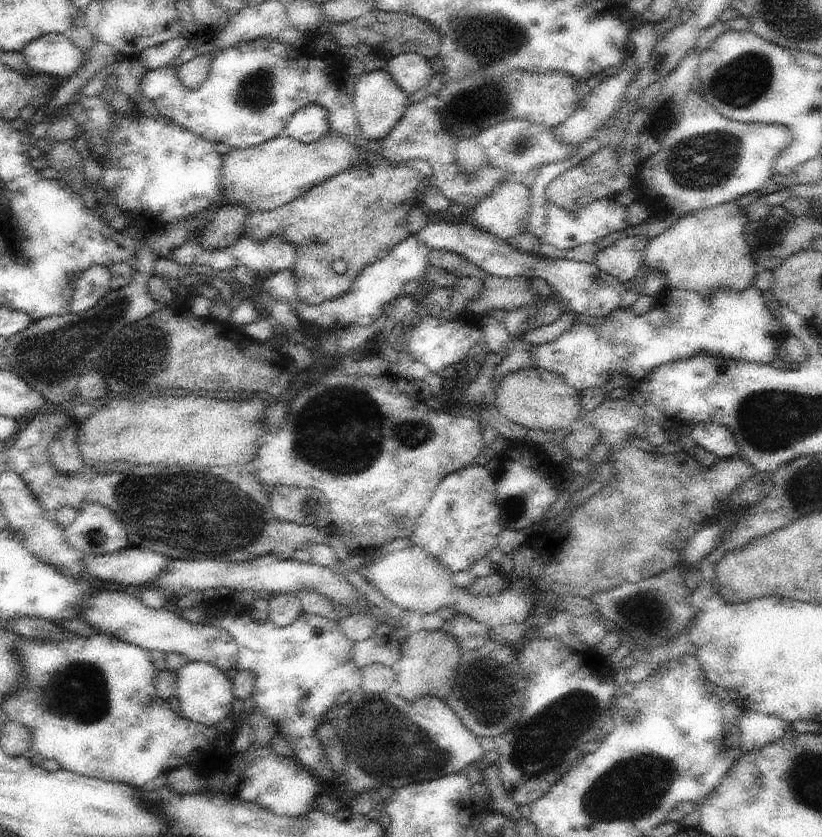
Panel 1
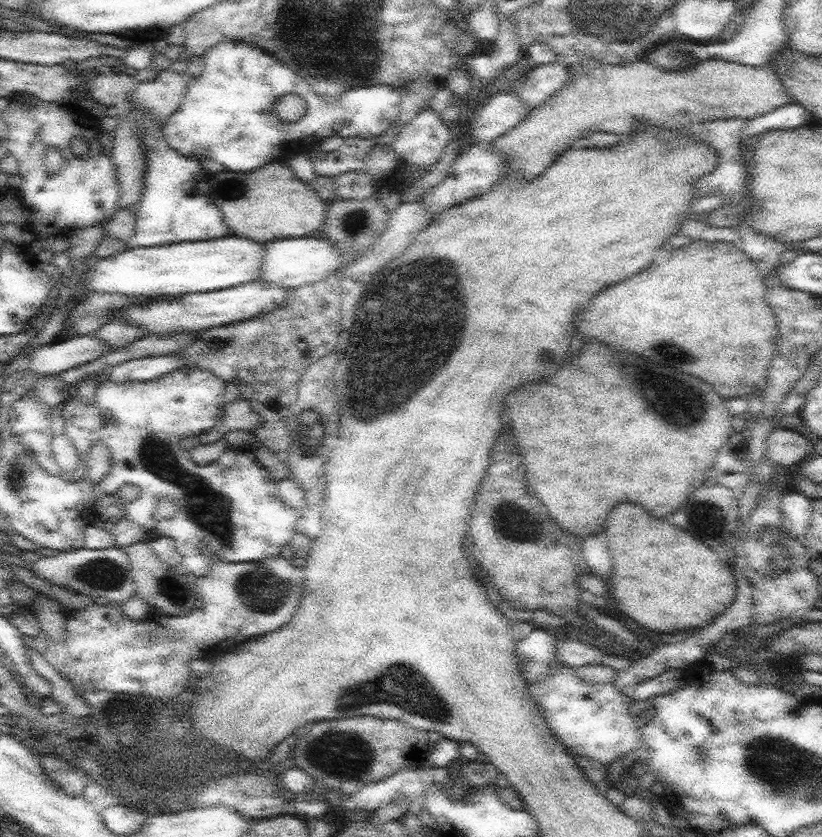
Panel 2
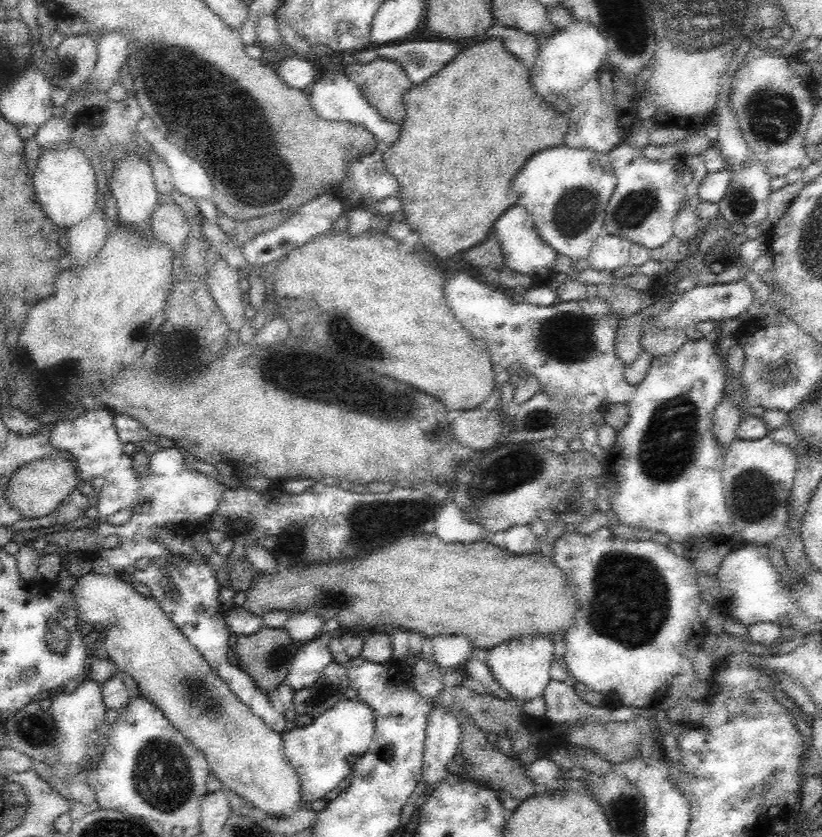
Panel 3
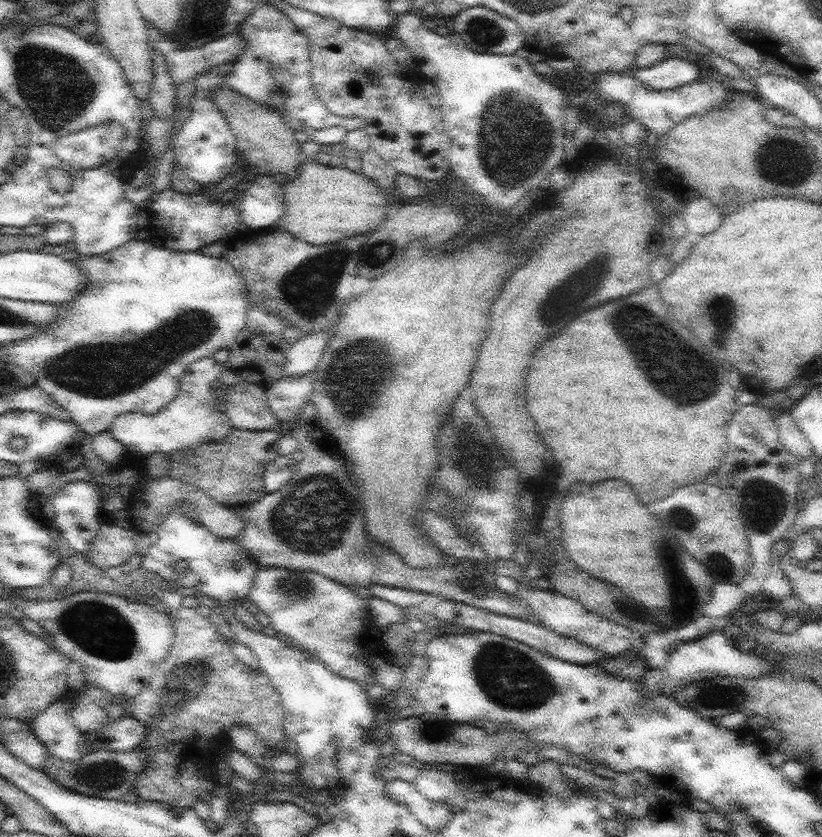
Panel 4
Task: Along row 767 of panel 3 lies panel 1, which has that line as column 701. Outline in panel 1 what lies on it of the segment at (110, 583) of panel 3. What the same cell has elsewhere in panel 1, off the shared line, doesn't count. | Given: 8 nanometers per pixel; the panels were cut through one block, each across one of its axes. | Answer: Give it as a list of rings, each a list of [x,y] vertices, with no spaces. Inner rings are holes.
[[[736,202],[686,213],[666,232],[651,240],[644,252],[645,264],[652,272],[658,270],[666,277],[667,287],[698,293],[721,287],[747,290],[757,276],[756,264],[745,240],[748,222],[745,208]]]

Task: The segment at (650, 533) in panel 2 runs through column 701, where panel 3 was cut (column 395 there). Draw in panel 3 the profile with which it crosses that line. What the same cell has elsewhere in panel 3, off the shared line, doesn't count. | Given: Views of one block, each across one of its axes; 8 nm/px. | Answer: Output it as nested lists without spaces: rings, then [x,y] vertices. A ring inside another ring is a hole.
[[[416,532],[416,534],[408,534],[398,538],[392,544],[380,546],[378,550],[372,550],[364,556],[352,558],[352,560],[332,560],[332,562],[318,562],[318,564],[310,564],[310,566],[284,566],[278,564],[278,568],[269,571],[258,571],[253,576],[253,581],[247,590],[246,598],[243,607],[249,612],[262,617],[271,611],[286,610],[290,613],[299,611],[307,612],[306,610],[315,610],[318,618],[324,622],[329,622],[333,626],[341,629],[354,630],[360,628],[364,629],[392,624],[396,628],[404,628],[404,630],[416,630],[424,636],[436,636],[436,634],[466,634],[470,638],[470,642],[474,646],[498,646],[504,640],[510,640],[514,636],[522,636],[522,634],[554,634],[554,632],[564,632],[574,616],[574,602],[570,598],[568,592],[568,585],[563,576],[562,571],[557,567],[553,558],[543,556],[540,552],[528,554],[525,556],[512,555],[503,548],[493,546],[488,540],[472,542],[472,544],[464,544],[464,542],[442,542],[436,534],[424,534],[424,532]]]

